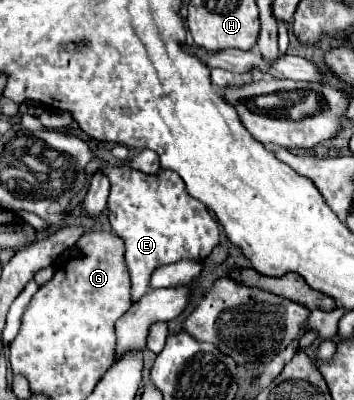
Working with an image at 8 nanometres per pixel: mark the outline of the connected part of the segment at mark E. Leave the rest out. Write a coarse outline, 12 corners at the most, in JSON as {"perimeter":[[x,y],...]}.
{"perimeter":[[104,169],[132,301],[150,275],[204,261],[220,227],[178,173]]}

